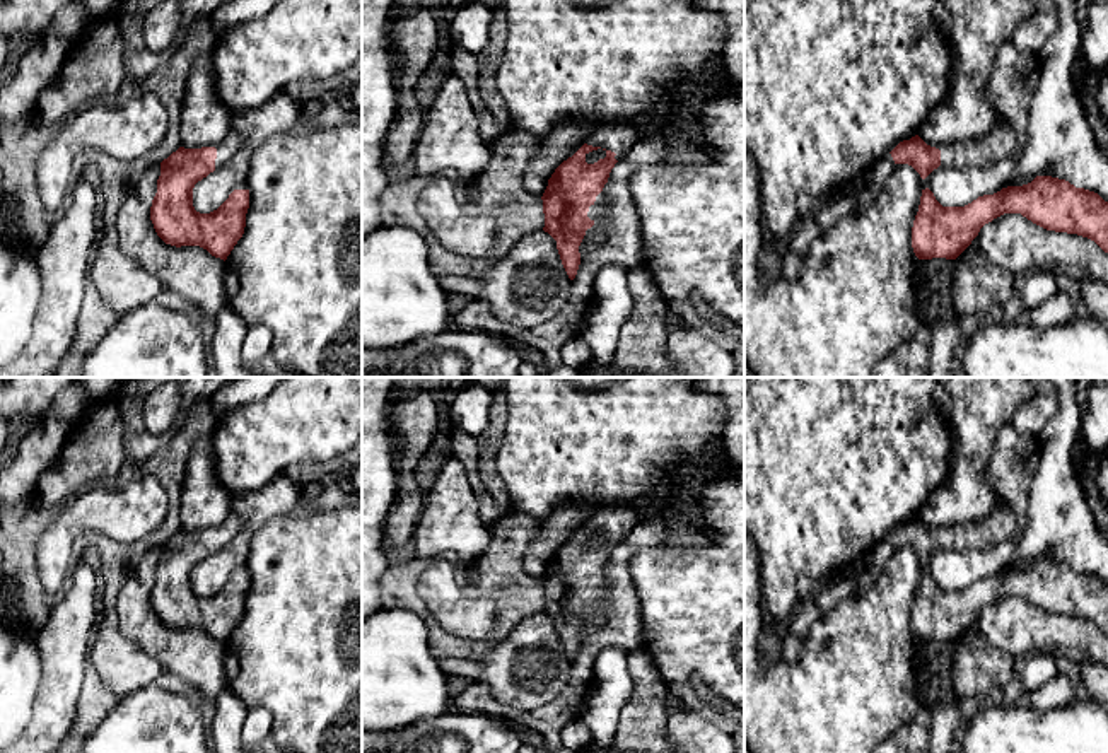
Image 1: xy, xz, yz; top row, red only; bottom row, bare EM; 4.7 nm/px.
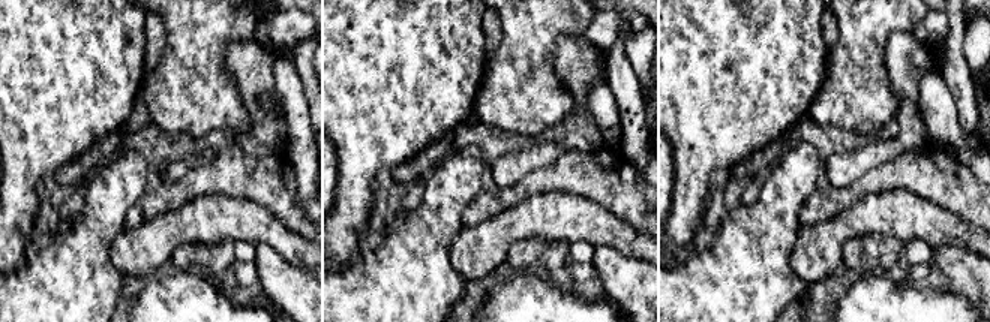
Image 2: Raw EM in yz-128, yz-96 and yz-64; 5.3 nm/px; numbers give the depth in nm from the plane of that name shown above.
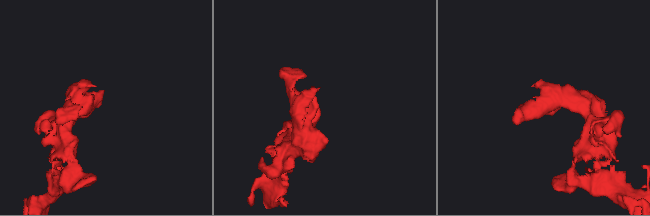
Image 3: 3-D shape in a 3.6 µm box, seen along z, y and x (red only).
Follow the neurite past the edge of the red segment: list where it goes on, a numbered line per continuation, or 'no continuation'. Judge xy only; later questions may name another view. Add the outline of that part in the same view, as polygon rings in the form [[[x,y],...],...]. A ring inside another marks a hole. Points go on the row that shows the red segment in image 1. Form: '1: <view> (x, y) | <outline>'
1: xy (233, 142) | [[[230,131],[220,143],[208,145],[217,149],[215,169],[224,166],[242,147],[244,137],[237,131]]]

